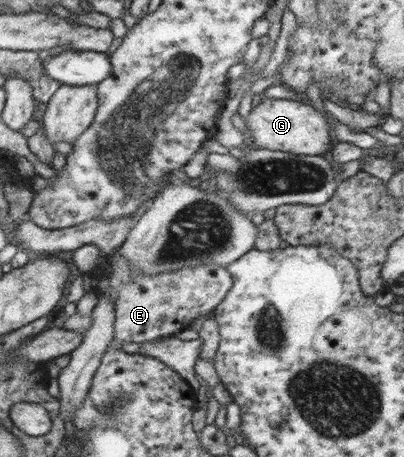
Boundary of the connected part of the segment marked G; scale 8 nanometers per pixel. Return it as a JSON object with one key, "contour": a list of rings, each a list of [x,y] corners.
{"contour":[[[262,99],[250,109],[245,122],[248,143],[256,148],[283,151],[294,155],[321,155],[330,147],[330,133],[326,119],[312,107],[299,100]]]}

